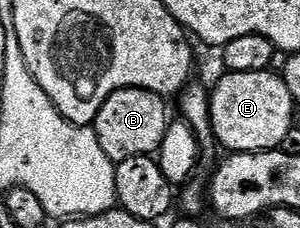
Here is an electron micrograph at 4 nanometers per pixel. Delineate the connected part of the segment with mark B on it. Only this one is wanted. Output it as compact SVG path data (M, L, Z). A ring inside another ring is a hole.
M119 89L105 99L93 126L101 151L109 155L113 162L121 162L134 157L150 157L164 148L167 140L169 120L168 102L148 89Z

